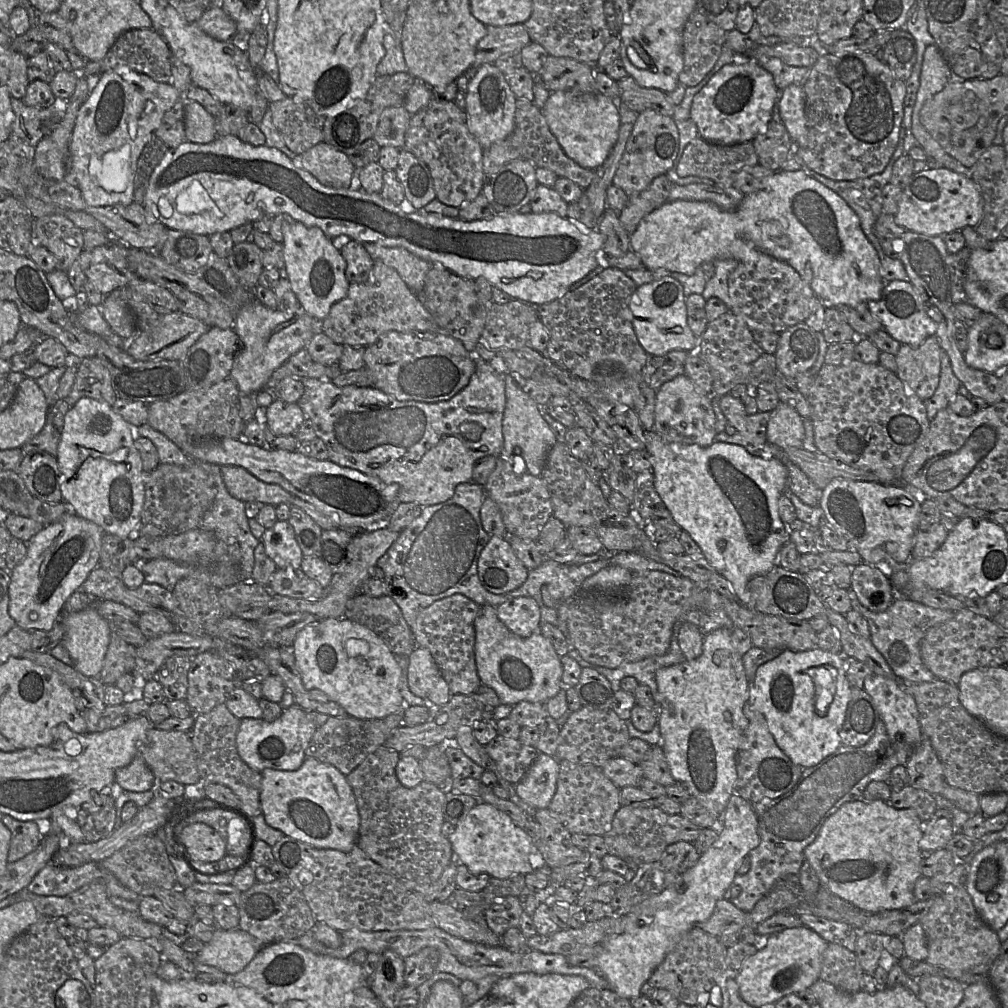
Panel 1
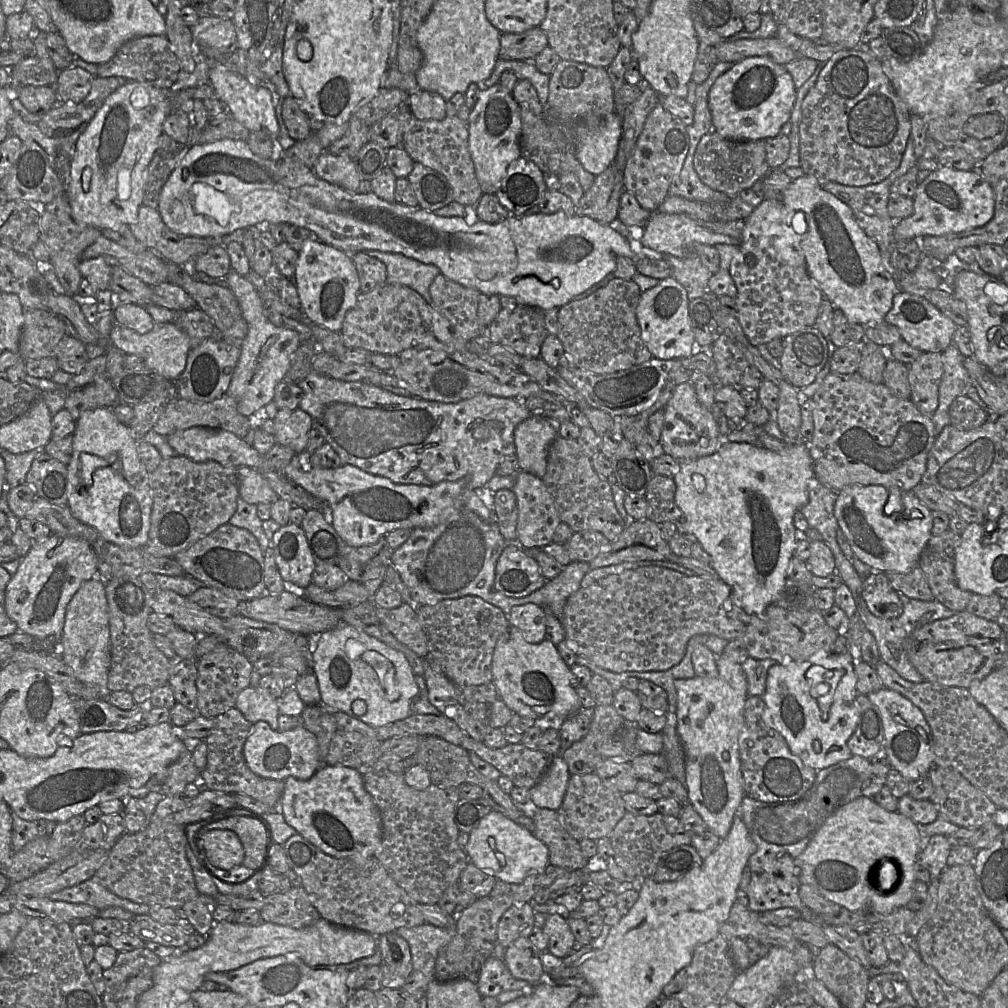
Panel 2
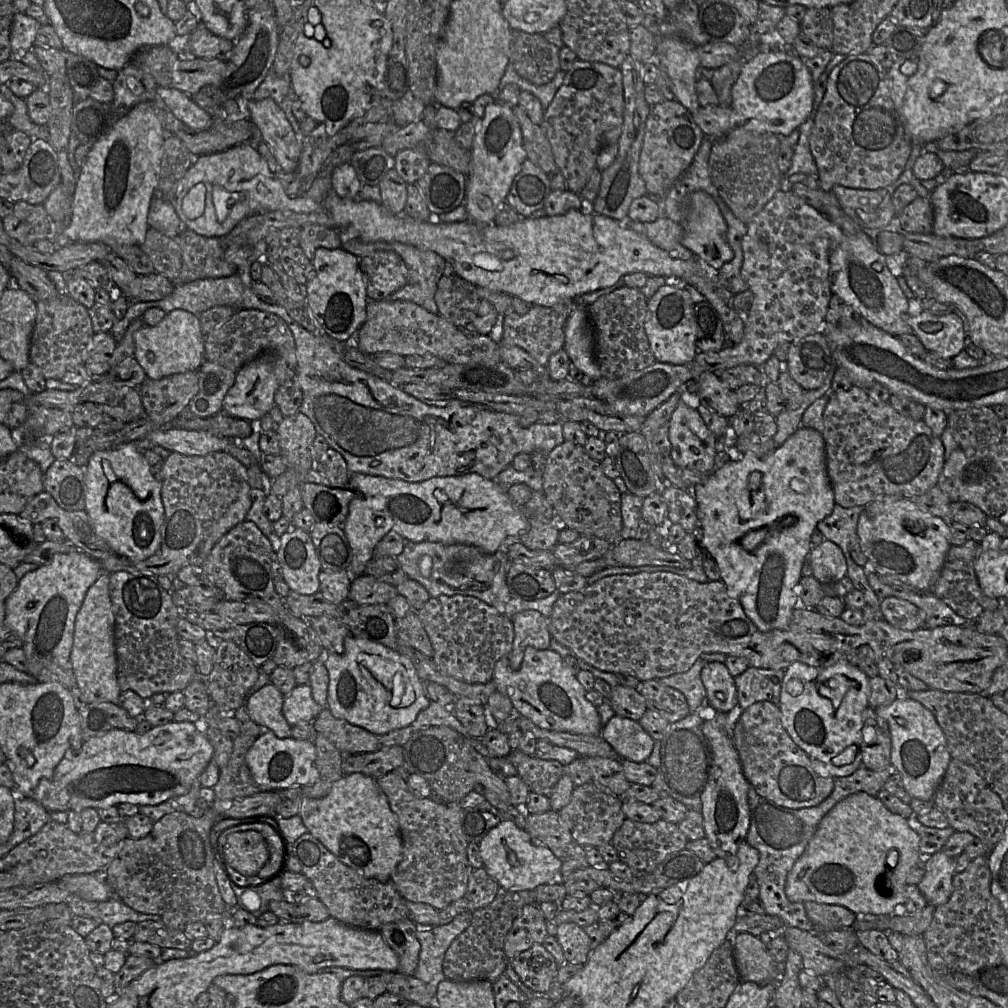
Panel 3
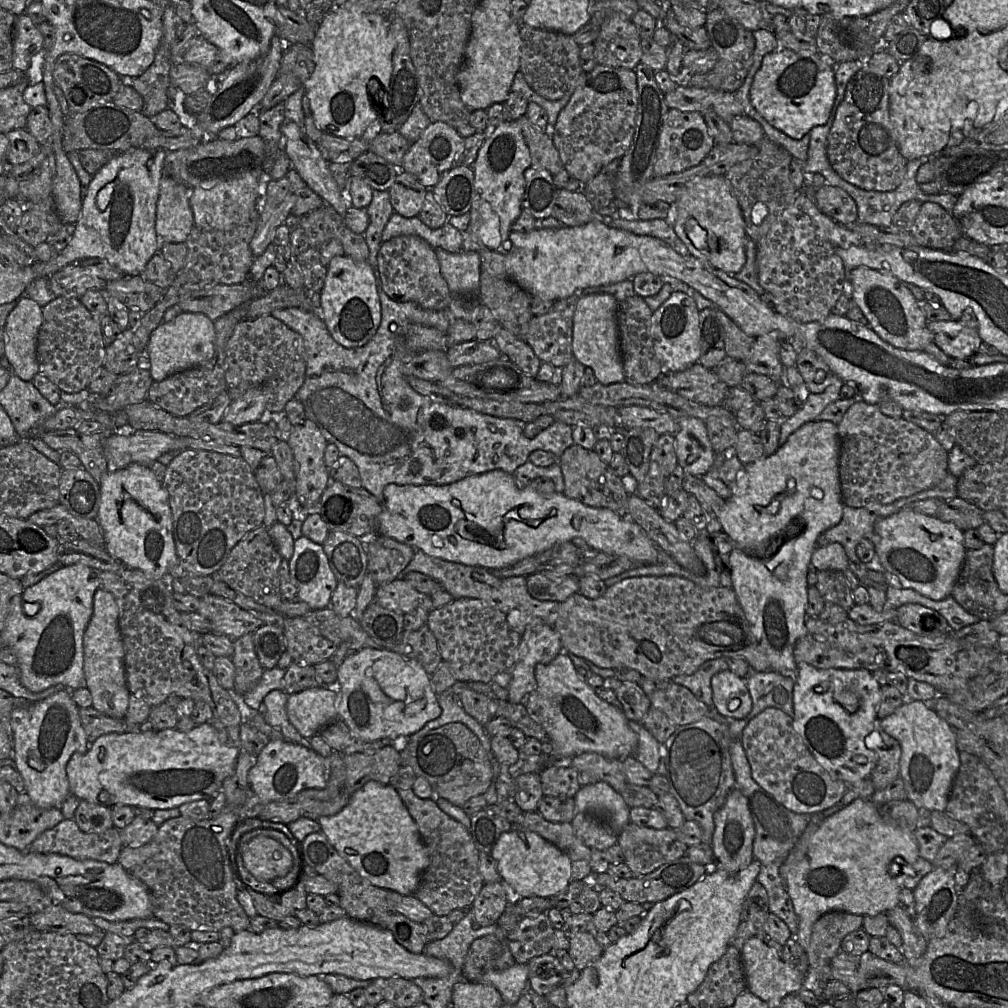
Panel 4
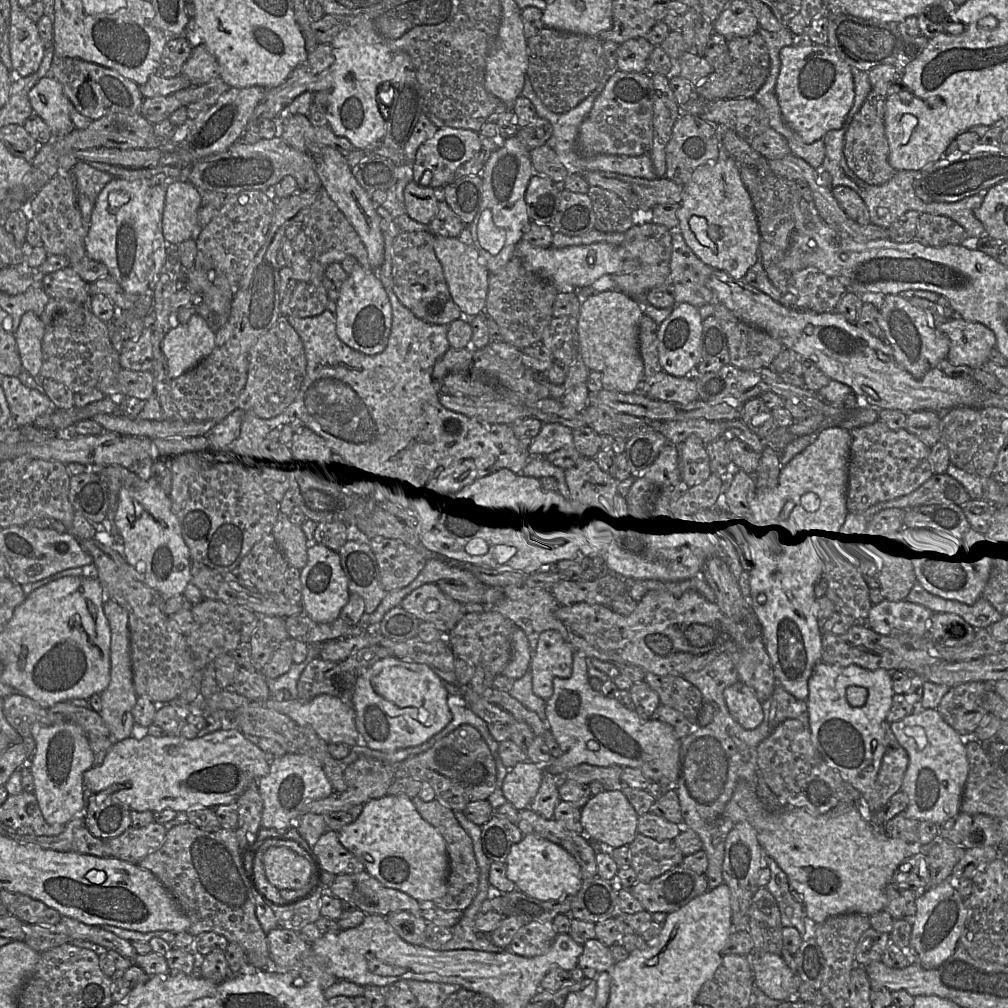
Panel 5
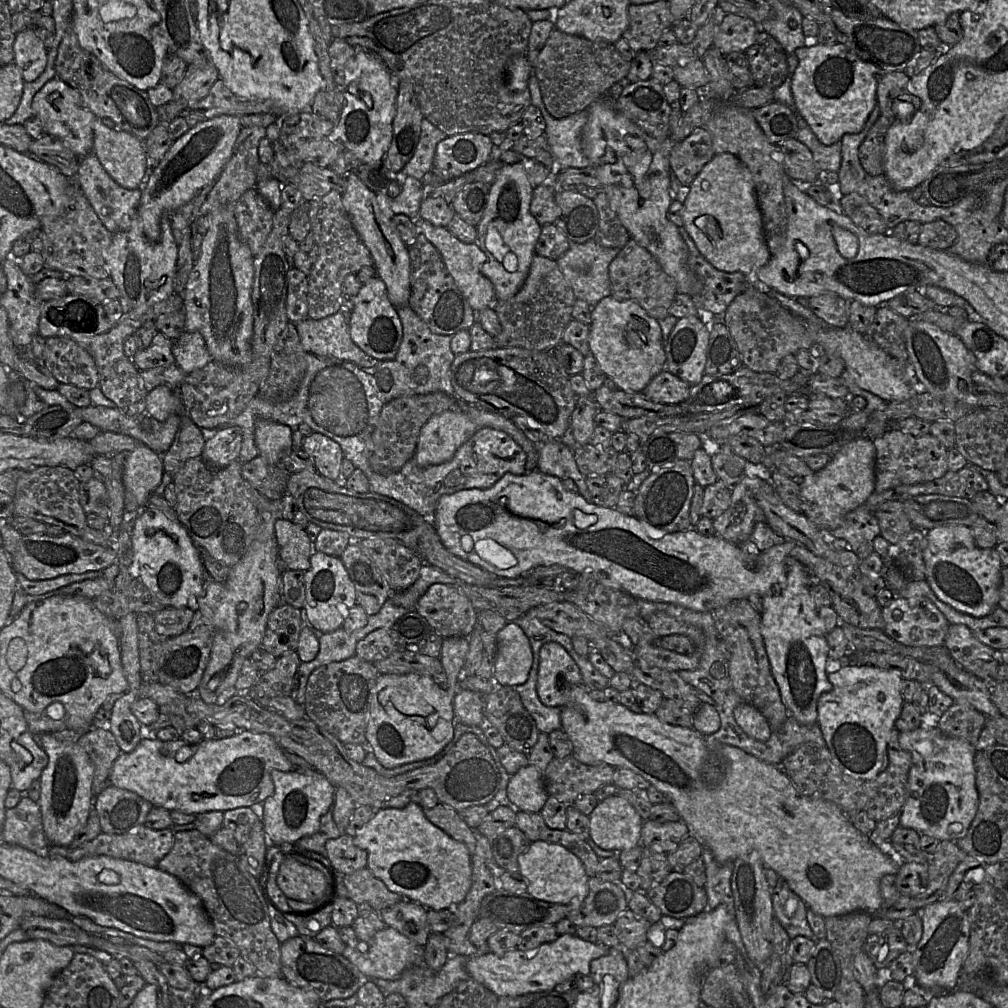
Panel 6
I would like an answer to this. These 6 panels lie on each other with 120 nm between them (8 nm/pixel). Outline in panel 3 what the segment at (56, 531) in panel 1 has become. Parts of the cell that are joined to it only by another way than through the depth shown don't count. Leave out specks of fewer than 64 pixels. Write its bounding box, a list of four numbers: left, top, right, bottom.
[5,551,103,676]

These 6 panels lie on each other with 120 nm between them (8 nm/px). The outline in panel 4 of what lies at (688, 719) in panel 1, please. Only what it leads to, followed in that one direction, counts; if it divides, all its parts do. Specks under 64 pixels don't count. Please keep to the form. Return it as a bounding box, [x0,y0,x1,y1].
[711,787,755,874]

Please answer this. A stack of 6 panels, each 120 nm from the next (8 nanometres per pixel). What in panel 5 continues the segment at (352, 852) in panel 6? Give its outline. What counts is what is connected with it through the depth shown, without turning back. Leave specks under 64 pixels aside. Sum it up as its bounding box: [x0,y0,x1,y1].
[311,830,364,875]

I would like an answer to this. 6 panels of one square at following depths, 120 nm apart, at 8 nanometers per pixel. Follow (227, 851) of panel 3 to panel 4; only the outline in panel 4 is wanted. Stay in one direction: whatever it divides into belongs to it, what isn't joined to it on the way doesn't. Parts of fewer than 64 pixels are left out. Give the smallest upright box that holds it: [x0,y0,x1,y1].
[238,836,293,882]

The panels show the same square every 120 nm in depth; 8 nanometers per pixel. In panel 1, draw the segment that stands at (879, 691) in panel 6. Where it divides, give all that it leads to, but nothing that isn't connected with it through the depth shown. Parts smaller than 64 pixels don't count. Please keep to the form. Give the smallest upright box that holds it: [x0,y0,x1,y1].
[749,648,852,767]

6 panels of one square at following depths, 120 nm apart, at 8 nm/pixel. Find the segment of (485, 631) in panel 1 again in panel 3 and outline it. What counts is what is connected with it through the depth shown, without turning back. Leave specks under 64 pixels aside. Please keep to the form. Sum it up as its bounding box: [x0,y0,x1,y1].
[492,647,601,734]

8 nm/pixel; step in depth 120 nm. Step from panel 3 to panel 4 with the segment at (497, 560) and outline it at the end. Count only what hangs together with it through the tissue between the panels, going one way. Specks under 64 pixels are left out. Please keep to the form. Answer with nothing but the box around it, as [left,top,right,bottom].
[403,550,560,635]

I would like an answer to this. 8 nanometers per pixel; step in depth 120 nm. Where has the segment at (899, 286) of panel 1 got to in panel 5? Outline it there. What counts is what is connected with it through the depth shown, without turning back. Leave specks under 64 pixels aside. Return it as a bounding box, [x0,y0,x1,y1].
[938,319,996,368]

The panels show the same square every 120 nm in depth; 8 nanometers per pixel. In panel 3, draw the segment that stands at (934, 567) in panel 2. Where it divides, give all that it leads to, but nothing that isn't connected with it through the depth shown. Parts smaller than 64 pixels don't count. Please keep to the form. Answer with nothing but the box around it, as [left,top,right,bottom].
[931,538,1003,619]

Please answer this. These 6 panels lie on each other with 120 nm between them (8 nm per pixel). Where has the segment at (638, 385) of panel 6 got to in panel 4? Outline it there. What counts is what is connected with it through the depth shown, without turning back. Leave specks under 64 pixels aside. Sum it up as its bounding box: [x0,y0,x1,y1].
[573,293,625,385]

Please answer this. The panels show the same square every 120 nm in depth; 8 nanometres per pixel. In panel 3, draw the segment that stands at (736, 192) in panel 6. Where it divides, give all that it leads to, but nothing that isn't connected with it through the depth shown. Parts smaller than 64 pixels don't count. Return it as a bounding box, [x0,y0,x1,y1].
[682,191,734,268]

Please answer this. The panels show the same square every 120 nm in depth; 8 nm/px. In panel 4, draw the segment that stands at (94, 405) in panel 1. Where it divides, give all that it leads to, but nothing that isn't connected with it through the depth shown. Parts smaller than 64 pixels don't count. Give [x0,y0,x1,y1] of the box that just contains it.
[96,463,178,580]

